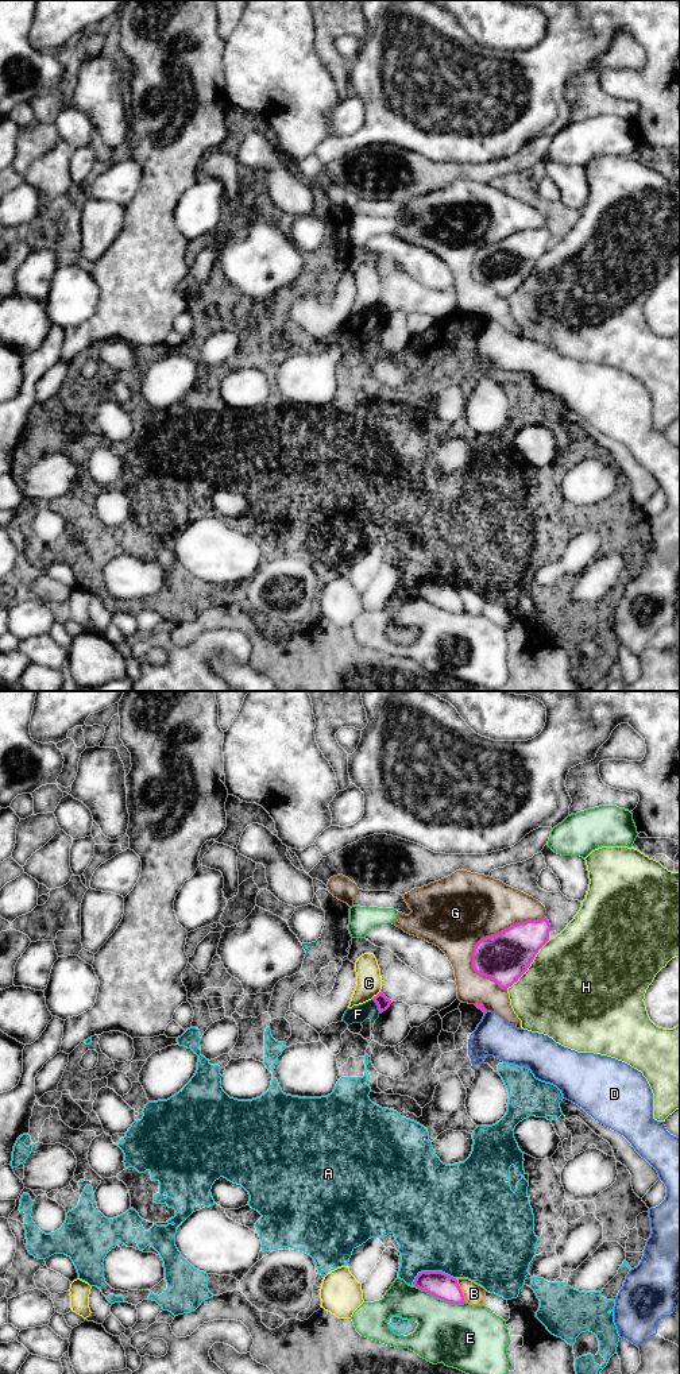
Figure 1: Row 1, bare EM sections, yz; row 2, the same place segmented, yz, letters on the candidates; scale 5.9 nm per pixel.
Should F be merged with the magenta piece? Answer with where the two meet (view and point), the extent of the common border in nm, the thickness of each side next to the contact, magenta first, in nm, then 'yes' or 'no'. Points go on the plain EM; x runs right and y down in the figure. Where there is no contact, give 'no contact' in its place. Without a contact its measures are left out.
yz (377, 313) | 100 nm | 80/110 nm | no

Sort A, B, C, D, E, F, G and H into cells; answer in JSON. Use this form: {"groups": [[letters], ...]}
{"groups": [["A", "F"], ["B"], ["C"], ["D"], ["E"], ["G"], ["H"]]}

